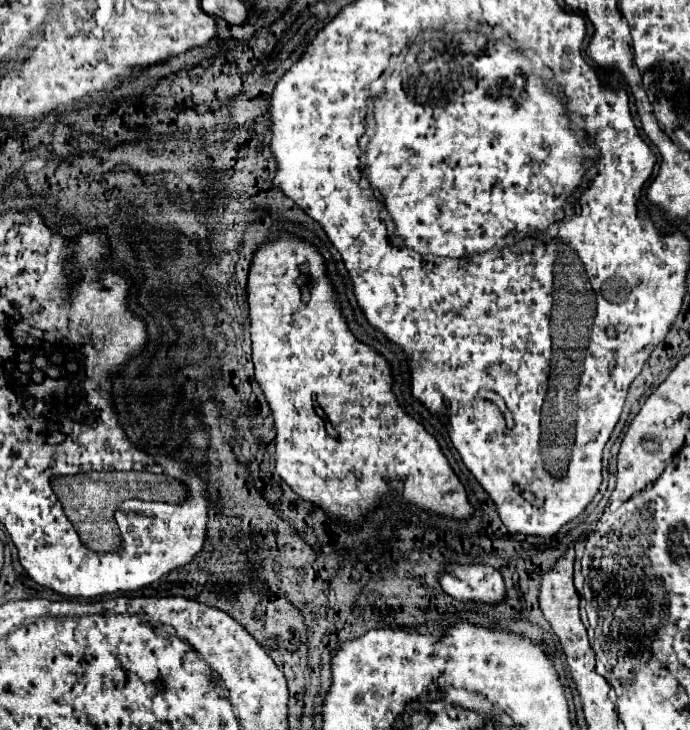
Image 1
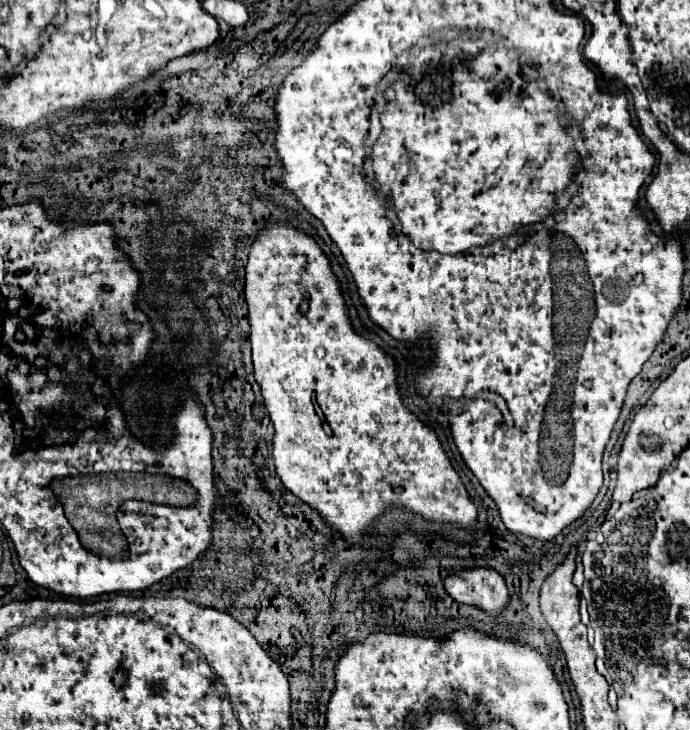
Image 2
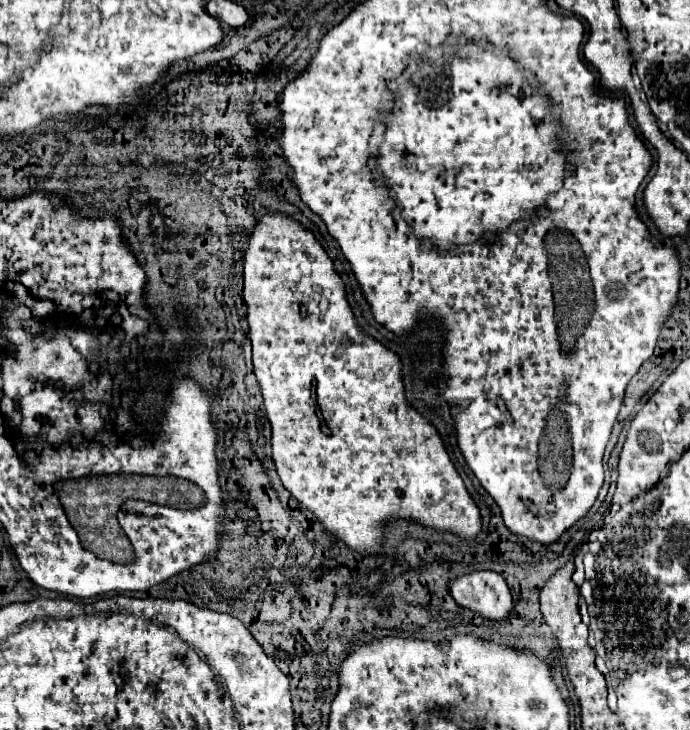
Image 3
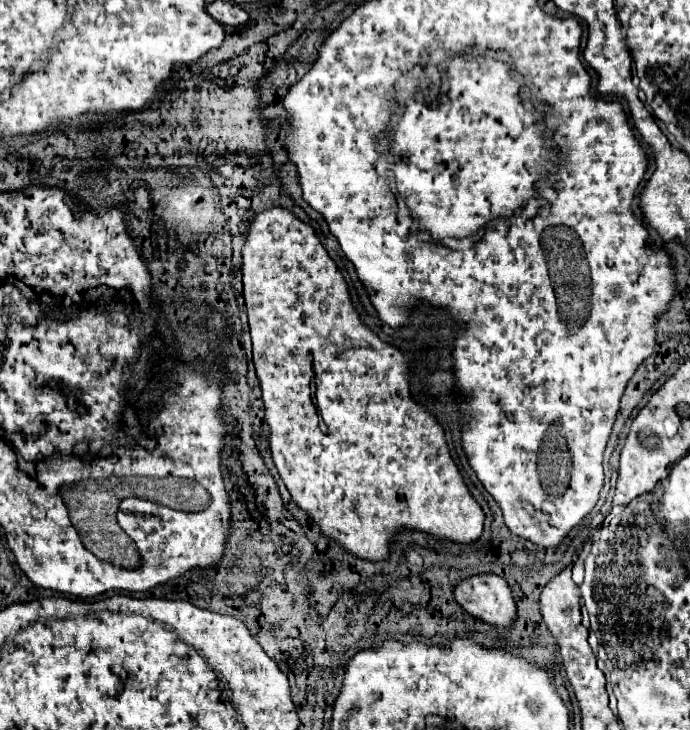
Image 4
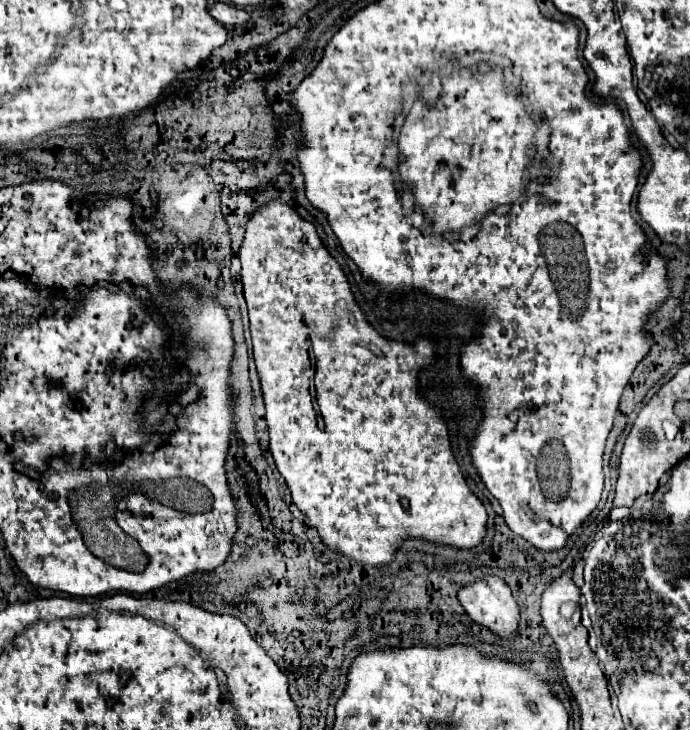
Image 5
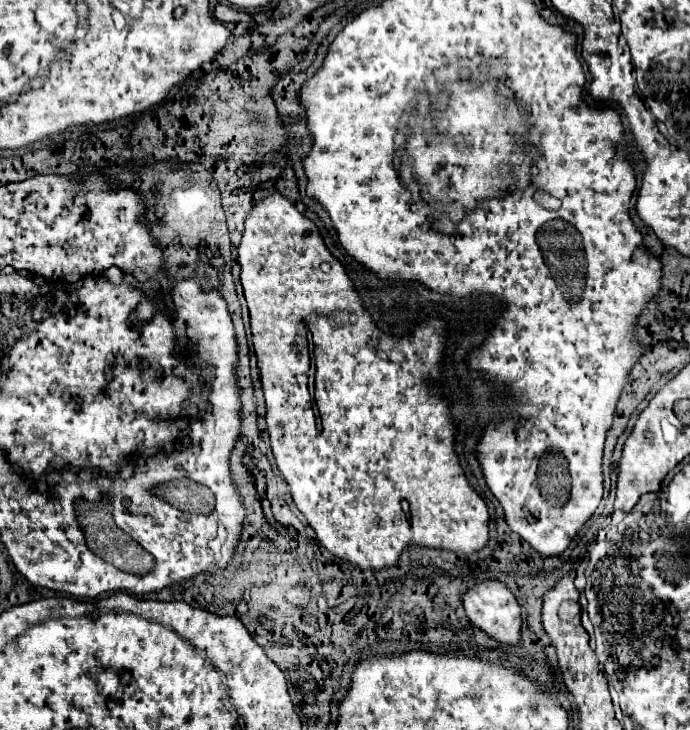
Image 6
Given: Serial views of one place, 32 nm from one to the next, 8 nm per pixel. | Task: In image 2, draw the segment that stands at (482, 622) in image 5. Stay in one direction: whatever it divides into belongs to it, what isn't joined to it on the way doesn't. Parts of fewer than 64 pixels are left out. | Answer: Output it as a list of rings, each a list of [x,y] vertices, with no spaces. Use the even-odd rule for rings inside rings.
[[[474,568],[456,576],[448,576],[444,586],[458,604],[476,606],[492,616],[500,616],[510,604],[504,578],[490,568]]]

